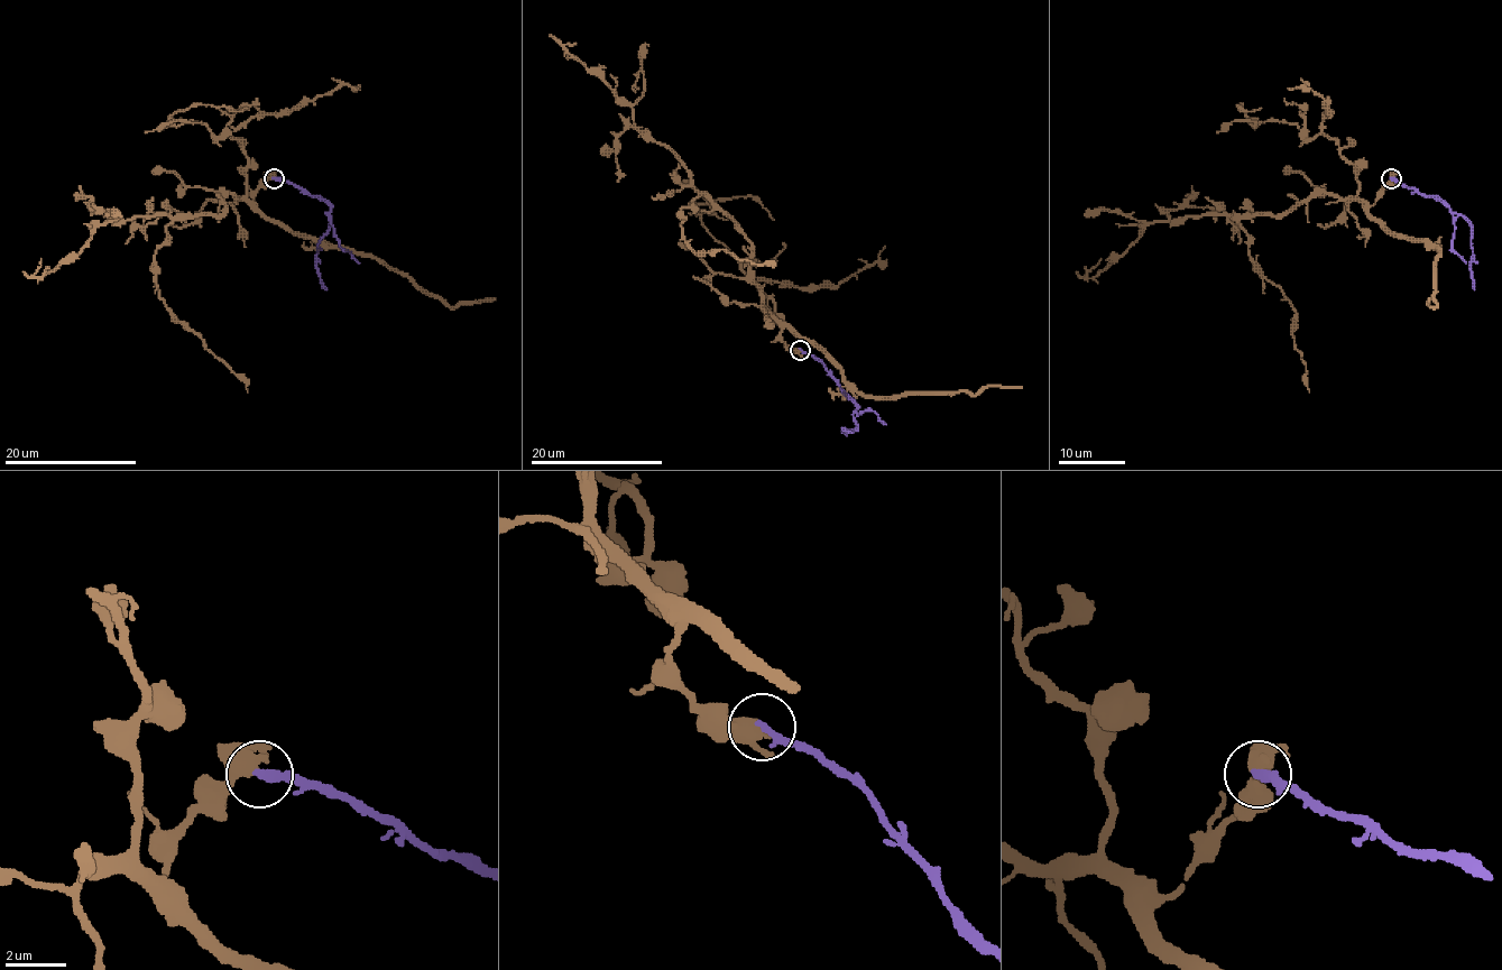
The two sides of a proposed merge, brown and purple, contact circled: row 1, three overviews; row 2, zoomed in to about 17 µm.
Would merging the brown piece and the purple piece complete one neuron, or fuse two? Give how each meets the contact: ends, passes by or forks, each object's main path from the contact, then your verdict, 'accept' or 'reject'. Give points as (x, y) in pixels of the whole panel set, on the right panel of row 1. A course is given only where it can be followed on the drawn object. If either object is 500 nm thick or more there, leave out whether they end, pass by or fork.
brown forks there; purple ends there; brown runs (1391, 177), (1372, 205), (1314, 194), (1275, 215), (1149, 222), (1121, 257), (1087, 278), (1100, 258); purple runs (1391, 178), (1425, 195), (1436, 195), (1464, 219), (1471, 230), (1474, 289); reject

